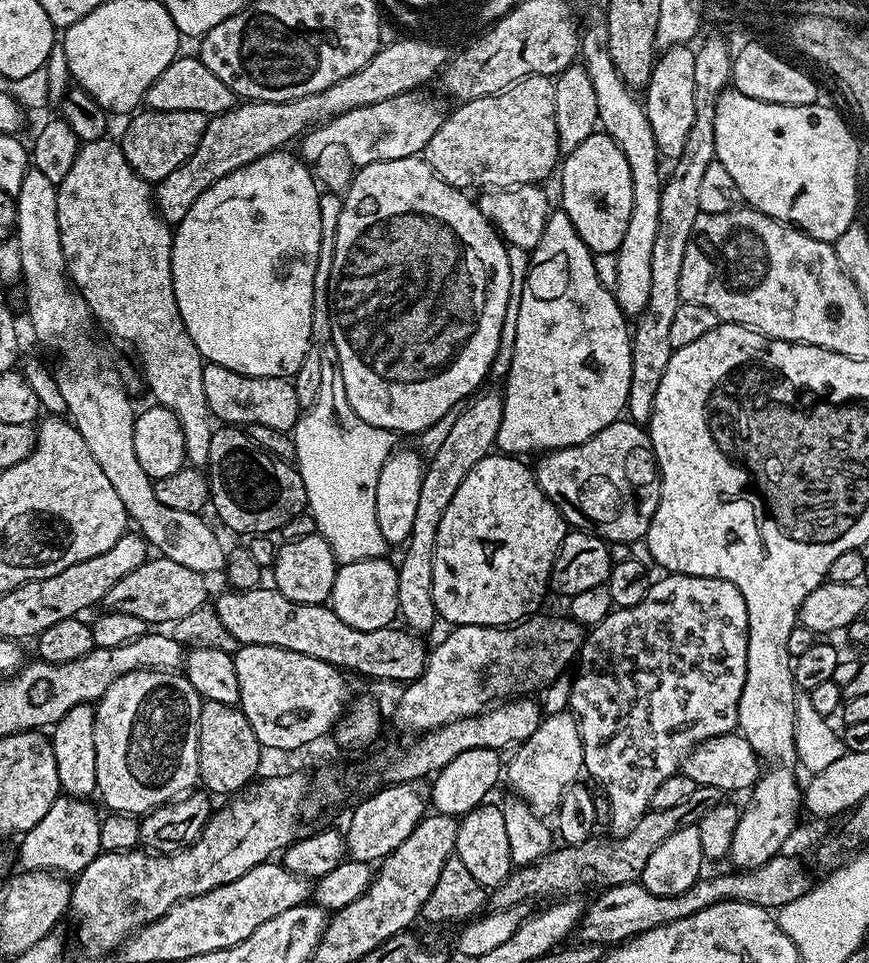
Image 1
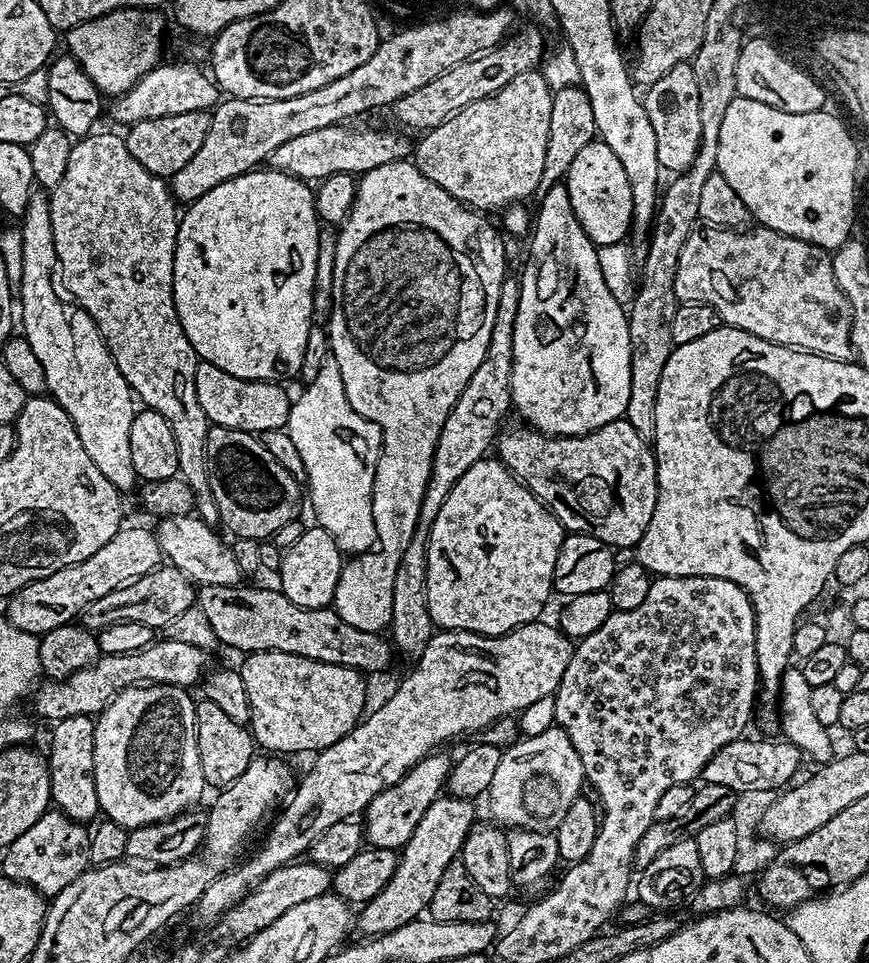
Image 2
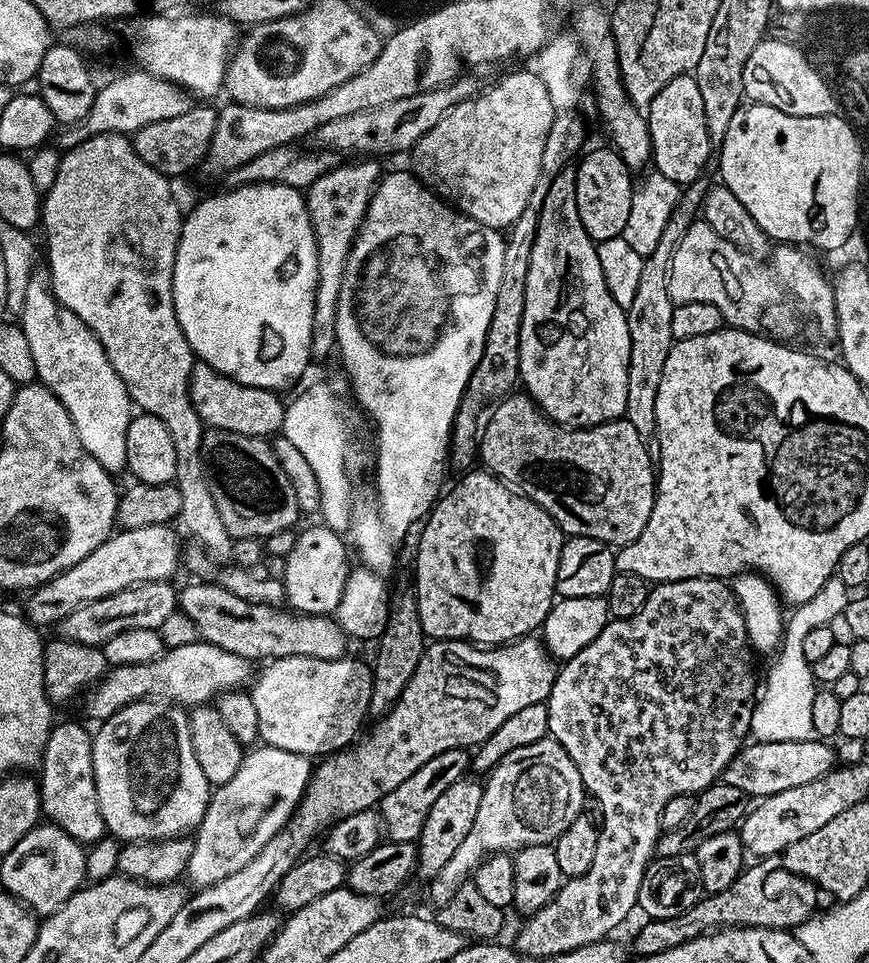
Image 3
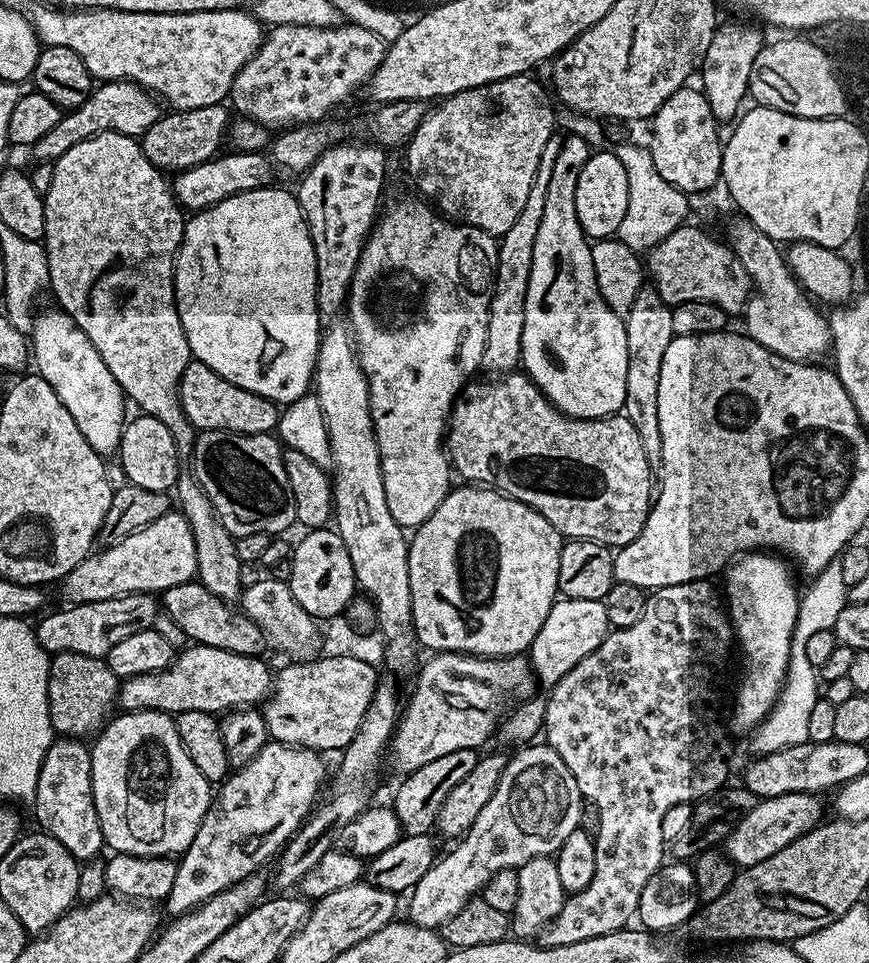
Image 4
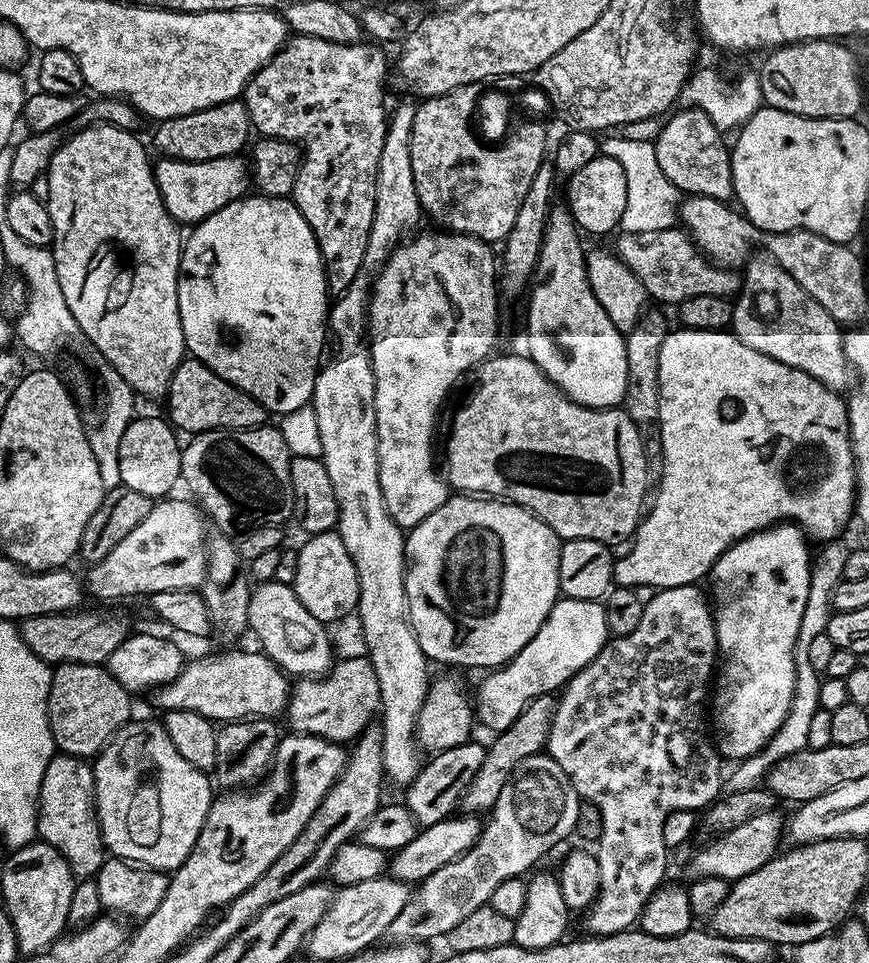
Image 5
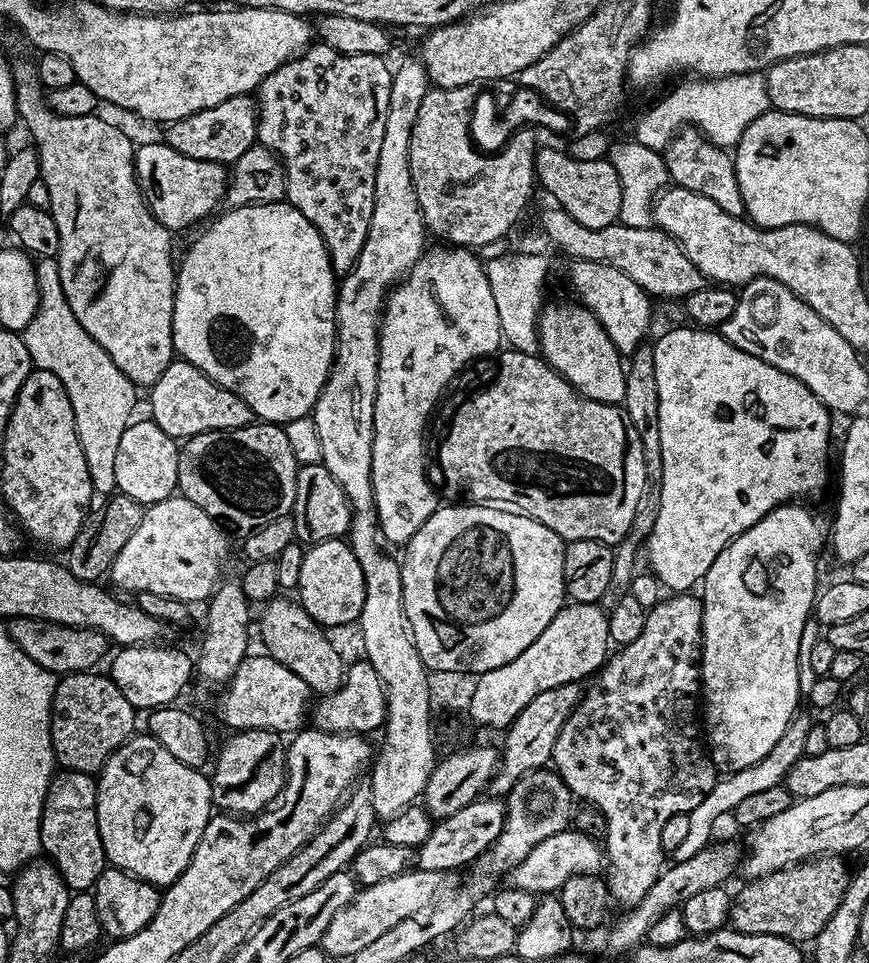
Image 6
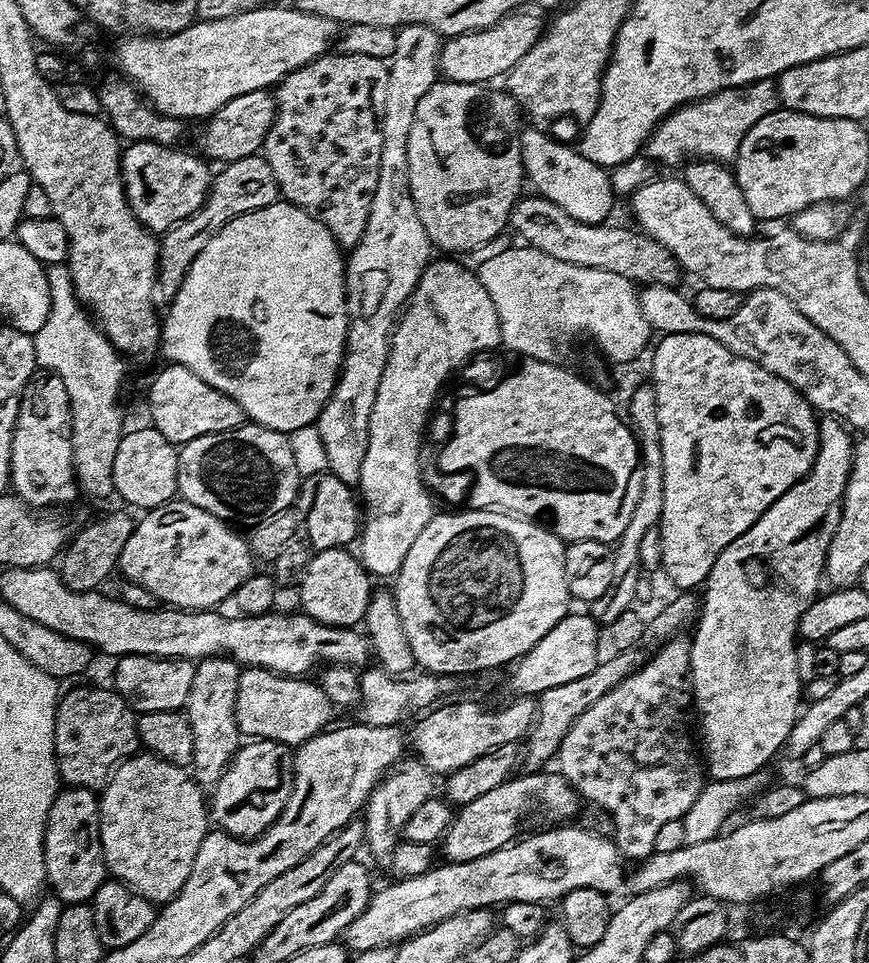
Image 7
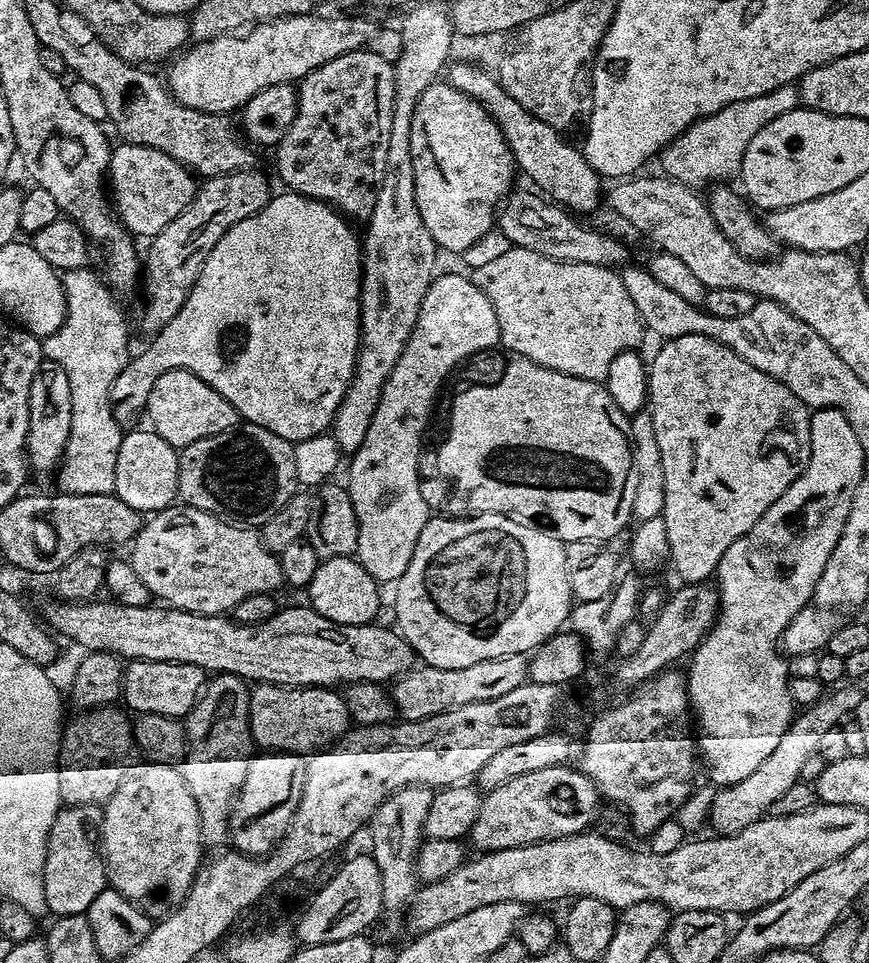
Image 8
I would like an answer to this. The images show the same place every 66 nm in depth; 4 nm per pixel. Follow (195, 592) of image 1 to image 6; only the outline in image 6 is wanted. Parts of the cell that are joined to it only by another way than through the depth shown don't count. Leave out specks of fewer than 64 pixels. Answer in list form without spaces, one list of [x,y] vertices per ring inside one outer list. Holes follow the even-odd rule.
[[[11,617],[6,627],[10,638],[26,654],[26,658],[34,658],[38,666],[42,666],[53,674],[67,674],[69,672],[90,672],[104,656],[104,651],[110,648],[110,641],[98,630],[93,628],[75,628],[65,624],[55,624],[49,620],[38,618]]]

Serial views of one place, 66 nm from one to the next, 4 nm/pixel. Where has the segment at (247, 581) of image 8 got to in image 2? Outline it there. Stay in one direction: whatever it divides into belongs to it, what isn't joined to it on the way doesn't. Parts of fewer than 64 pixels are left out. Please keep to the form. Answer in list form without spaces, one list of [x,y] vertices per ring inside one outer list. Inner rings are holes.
[[[121,527],[114,538],[110,538],[110,542],[102,546],[102,550],[90,554],[86,562],[54,570],[54,574],[30,582],[19,588],[13,596],[7,597],[7,618],[11,624],[18,626],[18,630],[26,630],[37,638],[45,636],[58,626],[73,623],[90,602],[98,602],[98,598],[110,594],[110,590],[118,590],[123,584],[142,578],[142,574],[153,572],[161,564],[162,557],[155,531]]]

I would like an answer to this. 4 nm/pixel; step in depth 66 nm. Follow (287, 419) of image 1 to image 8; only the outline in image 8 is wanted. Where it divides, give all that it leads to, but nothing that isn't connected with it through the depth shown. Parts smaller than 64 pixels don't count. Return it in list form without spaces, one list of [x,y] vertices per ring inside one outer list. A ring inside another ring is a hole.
[[[179,368],[170,370],[154,382],[154,386],[148,395],[148,407],[146,420],[150,423],[151,431],[156,432],[174,449],[182,449],[198,442],[202,438],[210,438],[214,434],[229,432],[241,423],[242,417],[230,406],[218,390],[214,390],[202,378],[198,378],[193,372],[187,372]]]

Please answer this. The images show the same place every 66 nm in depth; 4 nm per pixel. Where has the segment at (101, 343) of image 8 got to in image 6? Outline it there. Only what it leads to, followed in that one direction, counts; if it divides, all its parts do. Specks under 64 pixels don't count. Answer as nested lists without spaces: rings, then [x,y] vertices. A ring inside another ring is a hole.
[[[40,258],[35,261],[35,265],[40,301],[34,318],[25,326],[22,333],[26,350],[30,350],[33,369],[41,368],[50,370],[50,374],[58,374],[58,382],[66,386],[66,394],[74,410],[79,444],[82,446],[90,470],[93,491],[106,496],[116,489],[115,455],[118,454],[122,434],[132,422],[132,407],[136,404],[138,388],[130,382],[130,378],[126,378],[126,374],[122,374],[122,370],[118,370],[114,358],[110,358],[110,354],[106,354],[106,350],[102,350],[102,346],[98,346],[98,342],[94,342],[94,338],[90,338],[90,334],[82,330],[82,322],[74,318],[74,310],[70,310],[70,302],[66,302],[66,290],[62,290],[62,274],[58,270],[58,262],[54,258]]]

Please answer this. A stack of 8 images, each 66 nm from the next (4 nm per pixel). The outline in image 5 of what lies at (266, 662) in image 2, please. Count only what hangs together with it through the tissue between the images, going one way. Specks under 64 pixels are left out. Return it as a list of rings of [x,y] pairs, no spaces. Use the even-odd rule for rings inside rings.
[[[367,655],[337,659],[323,676],[300,678],[291,685],[286,717],[293,733],[337,742],[355,741],[373,723],[380,708],[380,687]]]

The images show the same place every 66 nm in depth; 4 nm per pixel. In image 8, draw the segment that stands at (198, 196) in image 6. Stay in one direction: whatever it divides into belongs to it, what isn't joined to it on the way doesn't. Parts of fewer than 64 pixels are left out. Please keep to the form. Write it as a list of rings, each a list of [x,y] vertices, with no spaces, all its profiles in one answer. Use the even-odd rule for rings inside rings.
[[[120,142],[117,145],[112,148],[112,157],[108,163],[106,177],[110,185],[110,203],[120,223],[133,237],[154,237],[162,230],[162,226],[170,226],[170,222],[174,222],[174,218],[178,218],[178,214],[182,214],[182,210],[190,206],[198,187],[197,177],[185,164],[180,164],[168,154],[162,154],[160,150],[127,142]]]

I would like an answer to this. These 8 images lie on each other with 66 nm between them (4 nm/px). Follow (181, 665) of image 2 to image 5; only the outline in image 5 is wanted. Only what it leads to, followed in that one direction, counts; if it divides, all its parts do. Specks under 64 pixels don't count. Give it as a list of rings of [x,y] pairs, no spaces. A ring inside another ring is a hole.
[[[259,650],[224,652],[221,656],[189,659],[174,682],[155,689],[160,710],[194,710],[213,722],[276,718],[288,707],[289,677]]]

